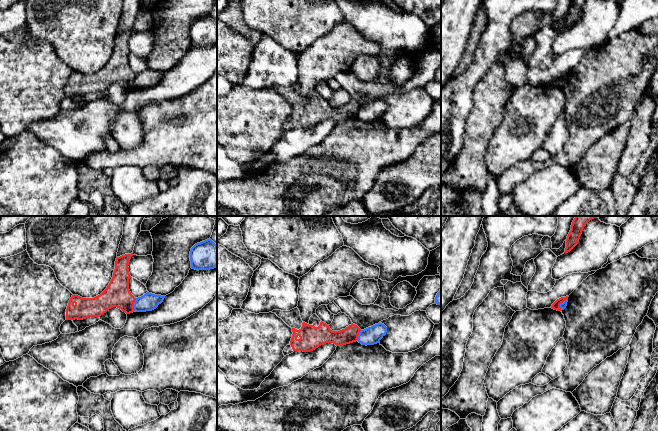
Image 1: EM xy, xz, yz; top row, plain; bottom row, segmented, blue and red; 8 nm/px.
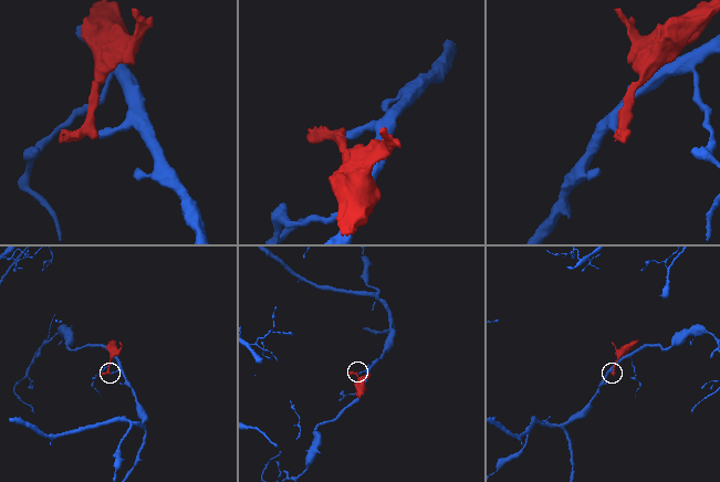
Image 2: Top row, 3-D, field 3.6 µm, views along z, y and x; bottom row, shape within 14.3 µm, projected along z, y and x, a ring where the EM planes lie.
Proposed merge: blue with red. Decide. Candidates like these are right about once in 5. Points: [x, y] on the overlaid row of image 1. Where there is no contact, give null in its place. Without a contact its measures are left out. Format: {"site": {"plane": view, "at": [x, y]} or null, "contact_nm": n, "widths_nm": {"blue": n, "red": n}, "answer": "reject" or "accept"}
{"site": {"plane": "xy", "at": [134, 304]}, "contact_nm": 110, "widths_nm": {"blue": 140, "red": 200}, "answer": "reject"}

